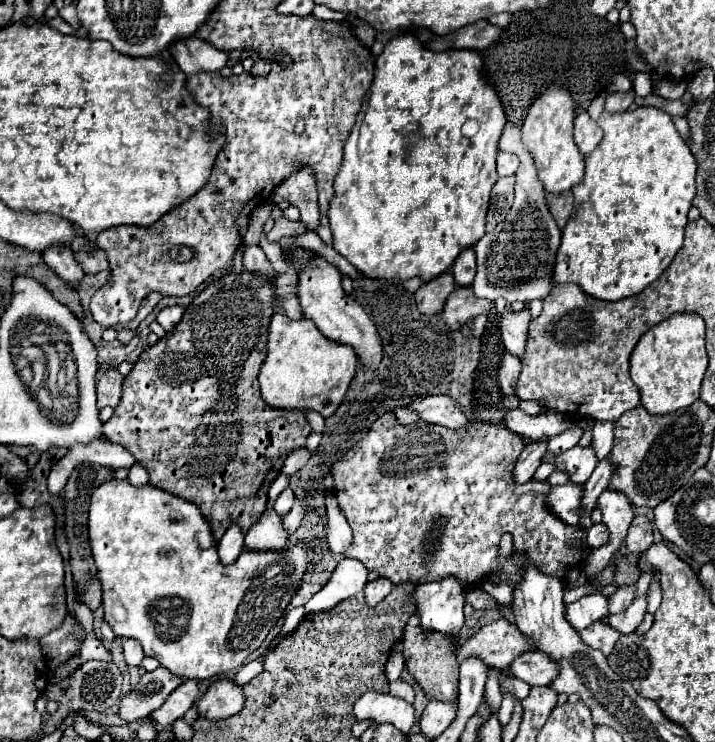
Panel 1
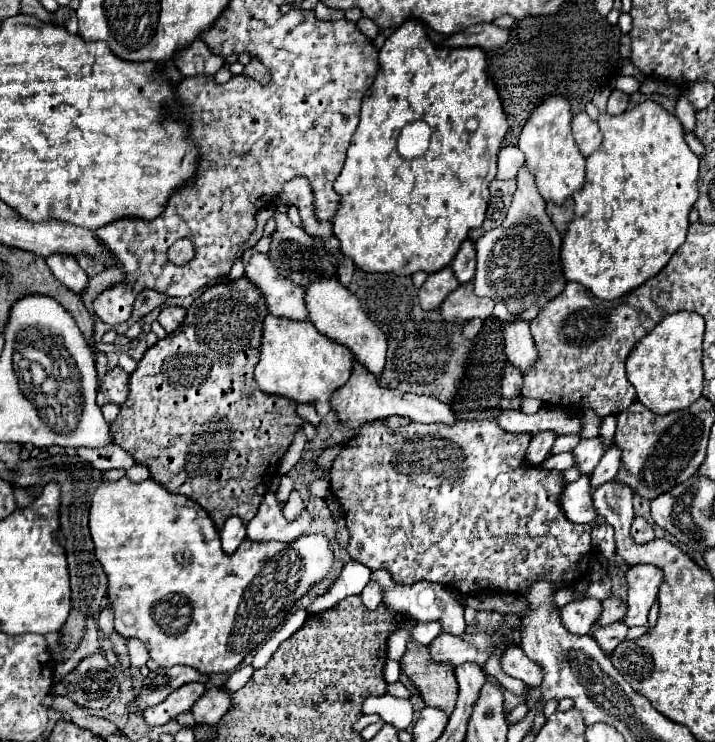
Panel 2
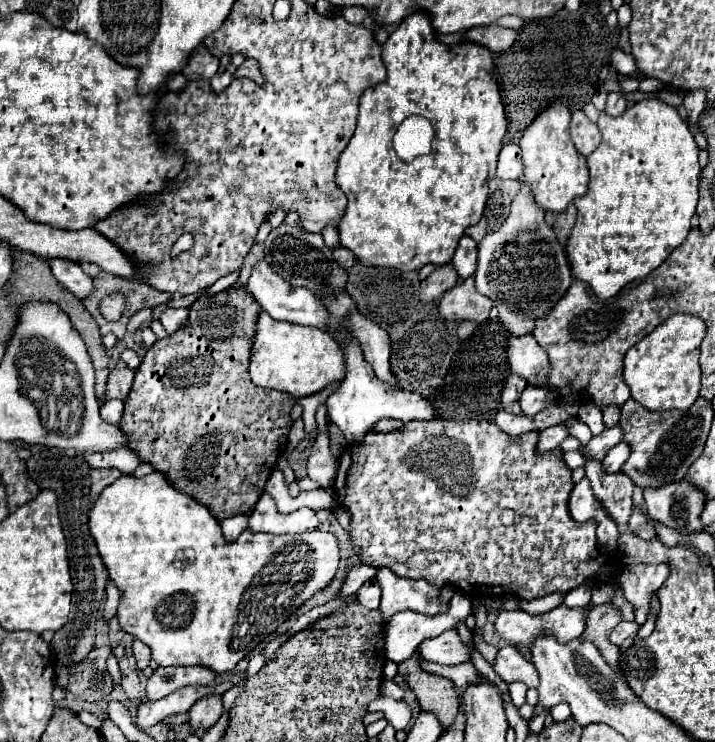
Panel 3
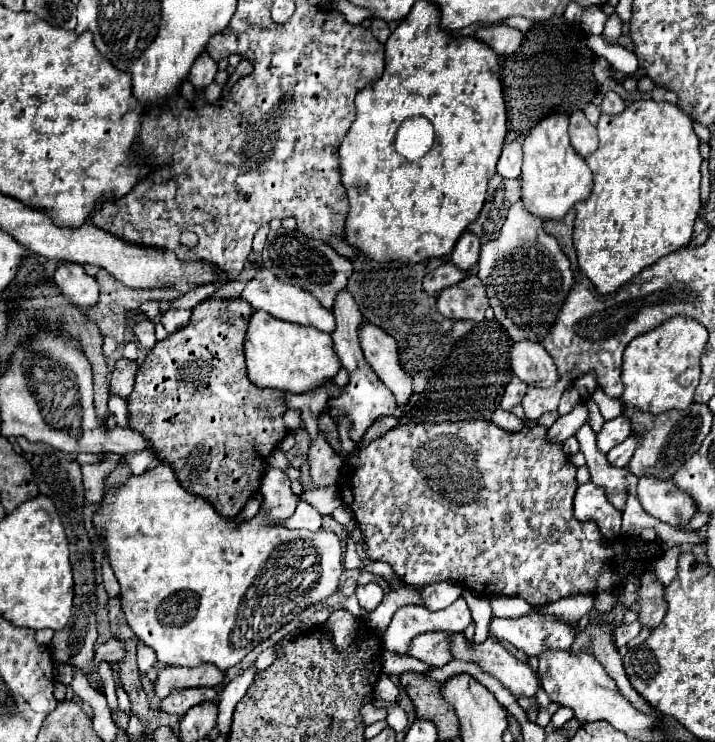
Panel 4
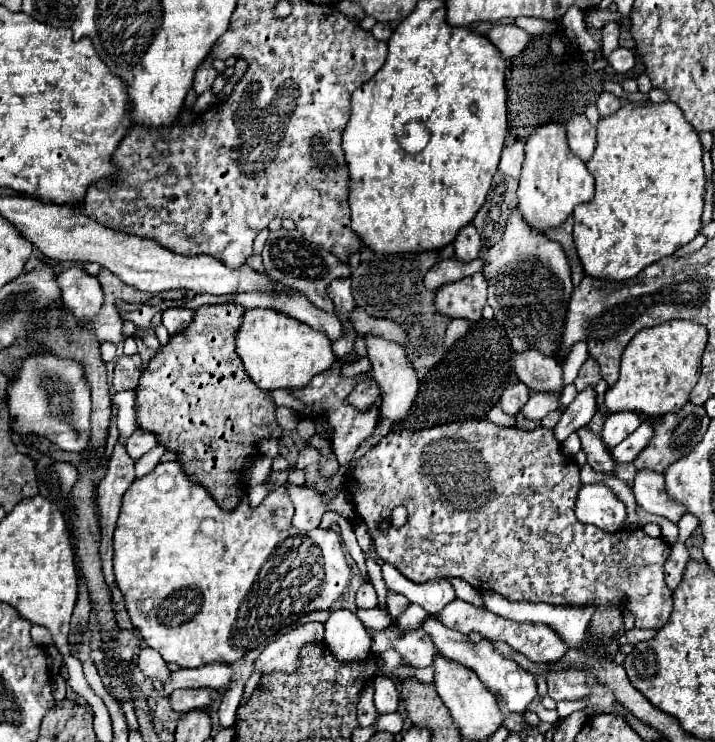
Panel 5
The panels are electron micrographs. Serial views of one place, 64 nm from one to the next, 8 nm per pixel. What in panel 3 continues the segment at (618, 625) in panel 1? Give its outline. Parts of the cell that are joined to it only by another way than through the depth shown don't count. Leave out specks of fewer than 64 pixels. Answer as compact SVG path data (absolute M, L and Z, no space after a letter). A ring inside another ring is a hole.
M634 564L626 566L620 586L624 588L626 600L634 606L636 624L642 626L646 622L650 610L650 598L658 592L658 588L668 578L670 568L666 564Z

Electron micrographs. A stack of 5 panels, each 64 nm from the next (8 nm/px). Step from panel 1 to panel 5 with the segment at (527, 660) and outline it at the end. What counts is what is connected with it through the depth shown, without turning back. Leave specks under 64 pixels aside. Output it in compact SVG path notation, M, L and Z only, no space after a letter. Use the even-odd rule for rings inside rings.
M430 616L426 622L424 622L424 628L430 628L430 632L434 634L434 644L436 648L444 654L444 658L448 660L454 660L454 662L460 662L462 666L468 666L472 668L478 678L482 680L482 684L490 690L490 692L496 692L500 694L500 700L508 706L510 712L524 712L526 706L532 702L532 698L536 696L536 680L530 672L526 672L522 666L518 666L514 660L502 656L490 640L482 638L478 644L470 642L468 636L452 630L452 628L446 628L446 626L440 626L440 622Z

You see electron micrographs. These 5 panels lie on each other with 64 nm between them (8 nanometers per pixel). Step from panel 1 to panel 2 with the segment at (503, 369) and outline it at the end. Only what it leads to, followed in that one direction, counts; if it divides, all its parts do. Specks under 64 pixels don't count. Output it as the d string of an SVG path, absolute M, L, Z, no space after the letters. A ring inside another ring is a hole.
M508 362L504 366L504 374L502 374L502 396L516 398L516 396L520 396L520 388L522 388L522 372L516 370L516 366L512 366Z

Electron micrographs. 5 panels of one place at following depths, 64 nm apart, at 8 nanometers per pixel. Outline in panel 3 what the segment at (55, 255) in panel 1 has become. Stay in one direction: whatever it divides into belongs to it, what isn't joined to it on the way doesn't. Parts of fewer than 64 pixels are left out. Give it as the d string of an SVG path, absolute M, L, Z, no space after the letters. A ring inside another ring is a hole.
M56 258L56 260L50 260L50 268L52 268L52 274L56 276L56 280L66 290L76 294L76 298L84 300L88 294L92 294L92 278L82 272L80 264Z

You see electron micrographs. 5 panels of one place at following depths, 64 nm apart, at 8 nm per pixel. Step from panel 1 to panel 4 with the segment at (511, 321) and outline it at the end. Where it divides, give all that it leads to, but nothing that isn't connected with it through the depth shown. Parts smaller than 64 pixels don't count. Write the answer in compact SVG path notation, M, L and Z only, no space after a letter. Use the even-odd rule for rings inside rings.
M516 342L510 354L512 372L528 386L546 388L558 382L556 366L550 354L538 342Z

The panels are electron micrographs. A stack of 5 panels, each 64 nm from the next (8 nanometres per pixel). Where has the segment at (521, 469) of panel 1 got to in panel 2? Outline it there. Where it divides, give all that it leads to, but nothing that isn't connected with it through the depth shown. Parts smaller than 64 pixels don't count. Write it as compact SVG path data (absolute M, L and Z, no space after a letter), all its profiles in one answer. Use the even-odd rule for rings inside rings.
M540 432L540 434L532 436L528 454L524 454L524 462L528 462L528 466L542 464L548 458L554 440L556 440L556 434L552 434L552 432Z

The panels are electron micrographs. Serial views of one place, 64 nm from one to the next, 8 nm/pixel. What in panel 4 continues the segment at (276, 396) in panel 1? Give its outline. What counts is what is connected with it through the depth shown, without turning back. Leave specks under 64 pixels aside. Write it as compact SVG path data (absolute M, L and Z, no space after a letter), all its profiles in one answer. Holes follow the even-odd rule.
M256 310L252 314L244 346L248 378L260 388L276 388L284 392L304 394L332 380L342 368L332 346L332 336L328 332L276 320L264 310ZM318 433L308 450L308 468L316 486L336 486L340 478L342 458L330 448L324 434Z

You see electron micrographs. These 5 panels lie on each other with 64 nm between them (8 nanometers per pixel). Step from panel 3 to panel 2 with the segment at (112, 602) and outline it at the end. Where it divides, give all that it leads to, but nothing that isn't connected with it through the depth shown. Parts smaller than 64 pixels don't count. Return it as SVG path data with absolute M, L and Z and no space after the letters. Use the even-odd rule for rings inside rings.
M108 606L102 610L102 614L100 614L100 618L98 618L98 626L100 626L100 630L102 630L106 636L112 634L112 630L114 630L114 616L112 616L112 612L110 612Z

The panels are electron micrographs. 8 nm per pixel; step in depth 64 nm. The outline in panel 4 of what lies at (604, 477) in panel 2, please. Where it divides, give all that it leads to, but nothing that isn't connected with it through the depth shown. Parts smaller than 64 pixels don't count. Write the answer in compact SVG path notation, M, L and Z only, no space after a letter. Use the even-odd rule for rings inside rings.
M632 434L632 436L628 436L624 442L620 442L618 446L614 446L614 448L606 454L610 466L624 468L624 466L628 464L628 460L632 458L632 454L634 454L638 442L640 442L640 436L634 436L634 434Z

